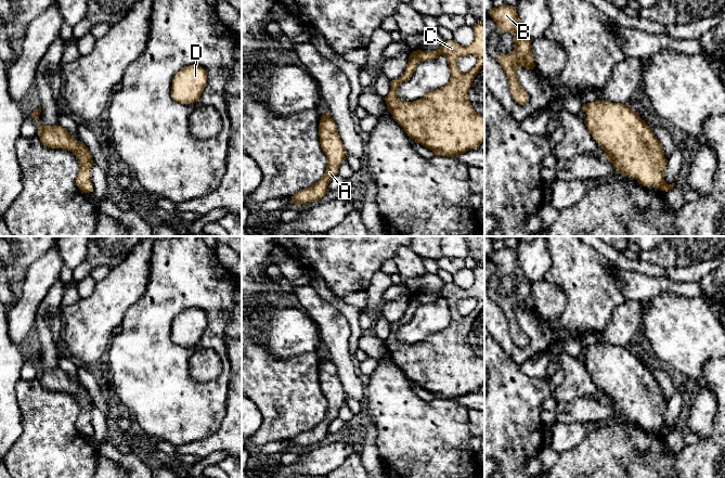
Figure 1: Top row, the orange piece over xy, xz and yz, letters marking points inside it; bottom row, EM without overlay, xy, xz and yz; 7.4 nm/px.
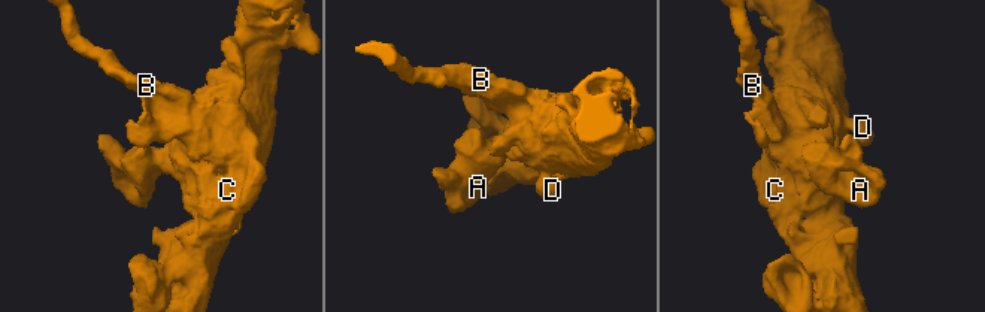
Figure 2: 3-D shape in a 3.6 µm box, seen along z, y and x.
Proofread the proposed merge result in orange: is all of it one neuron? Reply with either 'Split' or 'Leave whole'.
Leave whole

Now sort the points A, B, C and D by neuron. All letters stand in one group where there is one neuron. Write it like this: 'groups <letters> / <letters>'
groups A B C D

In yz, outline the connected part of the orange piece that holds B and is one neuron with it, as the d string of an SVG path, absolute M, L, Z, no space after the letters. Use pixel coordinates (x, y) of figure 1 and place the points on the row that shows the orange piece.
M503 4L502 7L493 8L489 15L502 33L512 33L515 35L514 51L497 55L496 57L508 77L509 90L513 98L518 104L527 104L529 102L529 94L518 81L517 67L522 66L528 69L535 67L531 50L532 39L525 34L515 7Z

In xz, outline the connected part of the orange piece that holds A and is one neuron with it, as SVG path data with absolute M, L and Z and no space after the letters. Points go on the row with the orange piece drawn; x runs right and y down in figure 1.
M327 112L321 117L319 137L321 147L327 157L325 173L315 184L290 196L295 207L321 199L328 192L328 183L338 175L339 167L346 159L347 152L338 134L337 126Z

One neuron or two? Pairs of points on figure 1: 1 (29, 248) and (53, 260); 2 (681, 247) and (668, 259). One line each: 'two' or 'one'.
1: two
2: one

